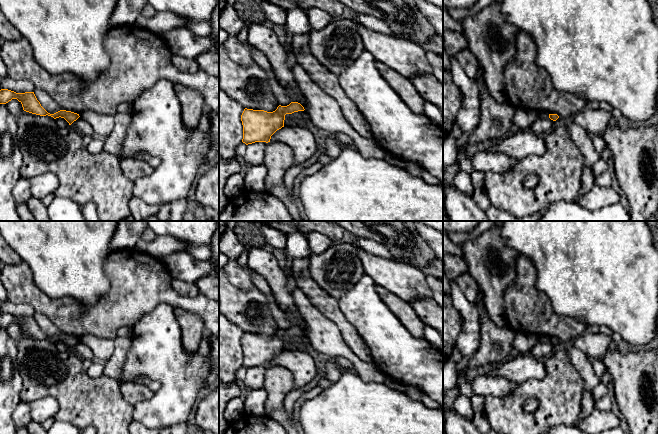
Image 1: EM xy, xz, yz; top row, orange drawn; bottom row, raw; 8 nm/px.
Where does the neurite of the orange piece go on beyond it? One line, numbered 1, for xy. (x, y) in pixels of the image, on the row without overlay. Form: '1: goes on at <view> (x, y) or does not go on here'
1: does not go on here

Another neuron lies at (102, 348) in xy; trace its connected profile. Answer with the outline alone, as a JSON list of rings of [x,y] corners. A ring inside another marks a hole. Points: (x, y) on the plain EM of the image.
[[[91,334],[84,335],[79,340],[87,345],[93,355],[94,360],[105,363],[109,360],[114,352],[114,339],[100,338]]]

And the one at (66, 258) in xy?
[[[0,221],[0,234],[6,243],[21,257],[22,261],[28,264],[32,271],[33,280],[42,292],[51,298],[71,297],[83,306],[90,306],[107,294],[110,289],[110,282],[104,273],[103,265],[107,256],[112,252],[110,242],[117,224],[118,221]]]

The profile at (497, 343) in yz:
[[[478,289],[477,301],[481,325],[481,342],[476,353],[470,357],[467,368],[484,369],[489,365],[498,365],[514,356],[515,331],[506,326],[498,327],[487,316],[482,303],[482,291]]]

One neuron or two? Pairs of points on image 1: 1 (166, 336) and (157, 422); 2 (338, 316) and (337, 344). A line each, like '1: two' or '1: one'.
1: one
2: two

